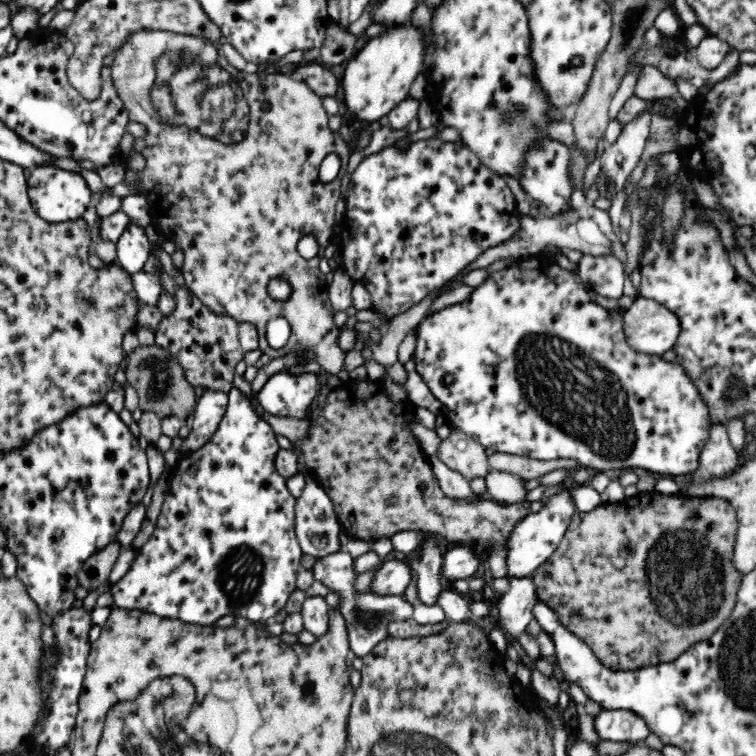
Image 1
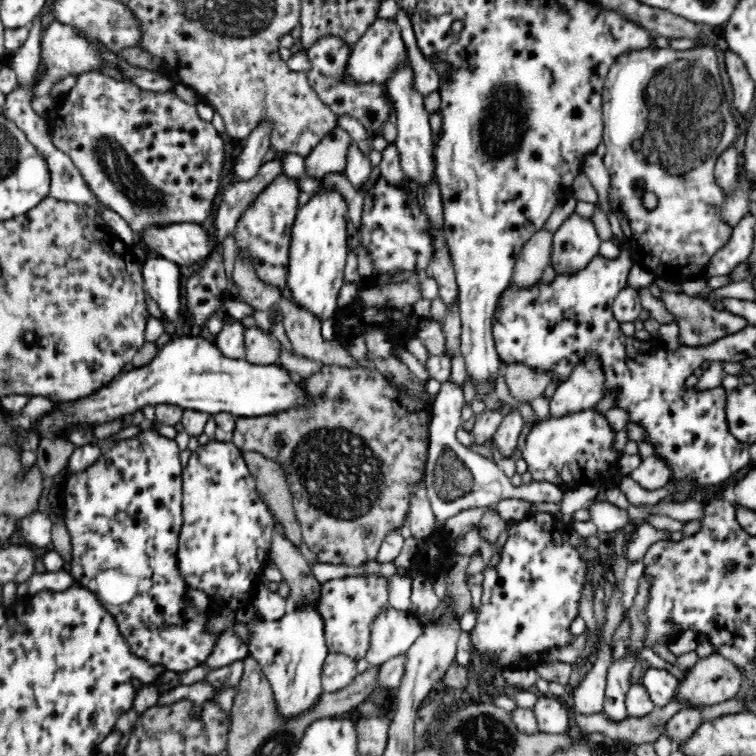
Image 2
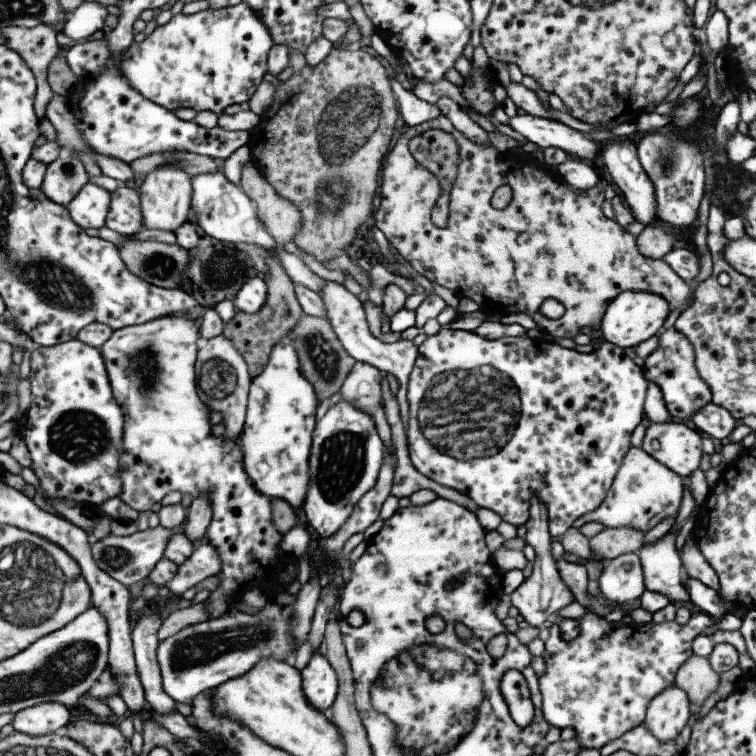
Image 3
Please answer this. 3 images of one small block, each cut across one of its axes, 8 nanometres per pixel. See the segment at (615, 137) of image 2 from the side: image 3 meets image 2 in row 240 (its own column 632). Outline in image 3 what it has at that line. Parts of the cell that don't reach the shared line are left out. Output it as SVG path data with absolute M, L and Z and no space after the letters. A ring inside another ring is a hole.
M693 610L686 624L679 625L674 620L655 624L652 620L643 624L620 626L610 623L603 617L586 613L577 619L579 633L569 641L563 640L558 634L556 624L548 624L549 636L544 642L541 658L544 660L544 671L538 676L538 689L543 720L550 727L572 728L581 749L597 749L609 741L619 738L630 728L643 722L645 709L649 701L664 688L674 684L674 676L682 662L692 655L691 641L695 636L712 625L716 620L703 613Z

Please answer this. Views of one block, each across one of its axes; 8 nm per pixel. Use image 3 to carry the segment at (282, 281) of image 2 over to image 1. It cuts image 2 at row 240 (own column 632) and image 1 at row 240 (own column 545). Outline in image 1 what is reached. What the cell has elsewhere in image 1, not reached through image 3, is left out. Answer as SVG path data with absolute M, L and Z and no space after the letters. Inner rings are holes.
M140 30L138 34L130 36L128 42L116 54L114 67L111 69L111 81L114 81L116 91L120 93L120 98L124 101L130 121L141 122L148 128L145 139L134 140L133 146L144 153L146 166L140 174L132 174L127 170L126 182L132 183L140 181L140 194L146 197L150 206L151 223L155 226L158 234L165 240L172 240L176 247L184 252L184 264L181 266L186 287L196 296L202 304L209 306L216 313L227 314L239 323L249 322L257 327L260 345L259 350L268 354L272 359L287 356L298 350L311 352L316 364L325 372L336 375L346 361L347 353L338 348L336 339L338 338L339 327L334 323L336 310L330 303L328 297L329 283L326 281L326 273L320 271L318 263L324 258L324 250L334 242L334 229L336 221L335 209L337 202L341 198L340 182L348 170L348 158L352 153L352 147L339 140L339 135L328 127L328 113L322 107L321 97L319 97L304 81L297 76L286 76L283 74L254 74L249 69L245 72L235 70L225 58L225 55L218 46L210 44L206 38L188 36L186 34L176 34L172 32L158 32L157 30ZM262 100L271 102L271 111L262 113L260 102ZM329 154L337 154L341 160L340 172L331 181L324 182L320 179L320 164ZM312 234L318 239L318 254L314 258L306 260L296 252L296 244L302 236ZM274 278L281 278L288 283L291 288L290 294L284 300L270 297L268 284ZM272 318L285 318L291 326L291 335L288 344L284 348L275 349L269 345L266 338L266 326Z

